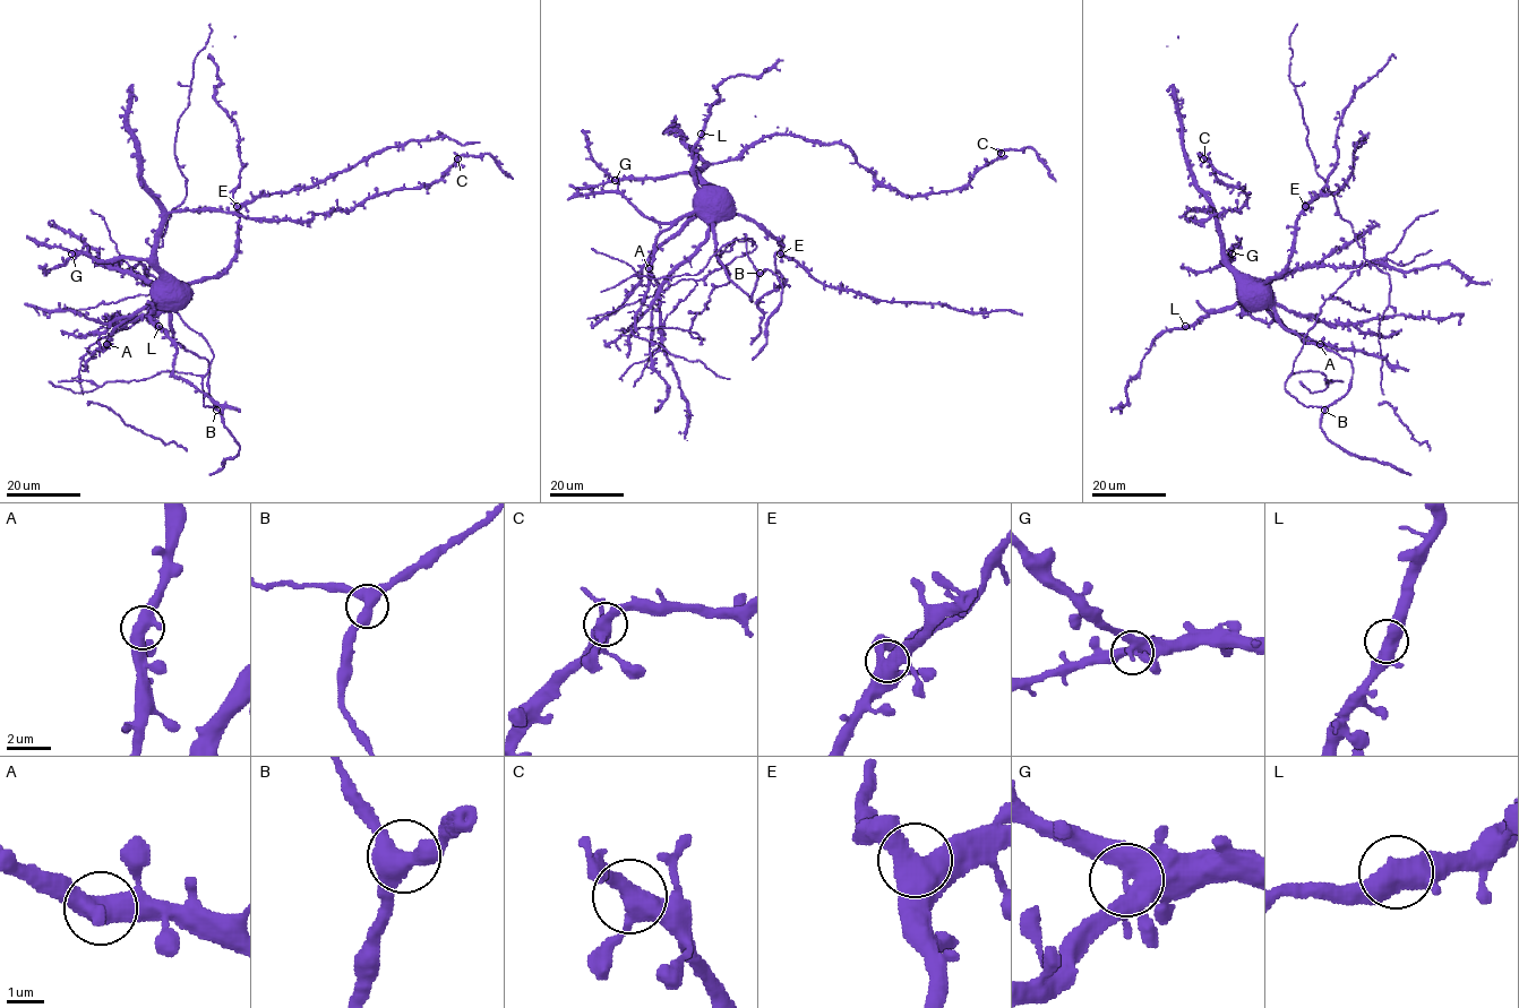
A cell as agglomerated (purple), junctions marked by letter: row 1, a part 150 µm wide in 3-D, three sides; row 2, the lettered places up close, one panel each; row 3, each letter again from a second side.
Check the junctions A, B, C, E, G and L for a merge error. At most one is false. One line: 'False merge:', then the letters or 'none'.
False merge: none

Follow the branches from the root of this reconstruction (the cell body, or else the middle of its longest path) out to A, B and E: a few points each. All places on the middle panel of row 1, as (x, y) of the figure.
A: (674, 226), (658, 237), (649, 268)
B: (674, 226), (694, 213), (704, 216), (711, 223), (719, 263), (752, 301), (760, 273)
E: (674, 226), (694, 213), (701, 216), (745, 216), (782, 246), (780, 253)

